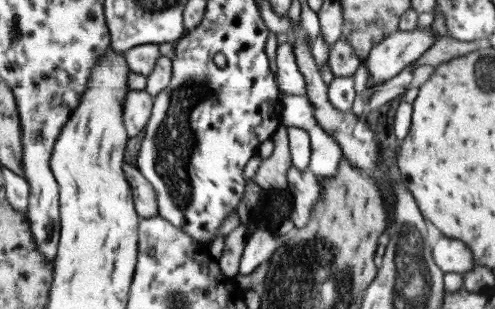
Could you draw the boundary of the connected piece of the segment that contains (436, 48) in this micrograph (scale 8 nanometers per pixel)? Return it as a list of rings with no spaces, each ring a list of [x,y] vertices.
[[[449,35],[439,37],[417,60],[413,60],[413,66],[427,64],[427,66],[436,67],[451,58],[457,58],[461,54],[467,54],[473,50],[479,50],[475,42],[461,42],[453,40]]]

